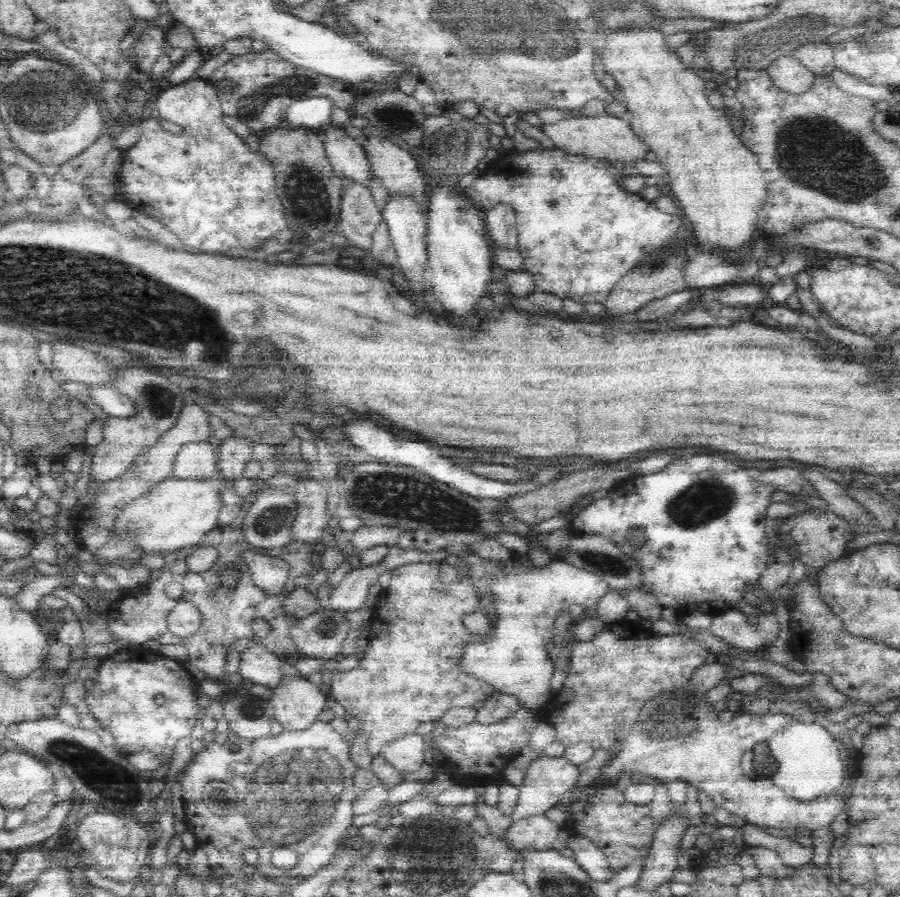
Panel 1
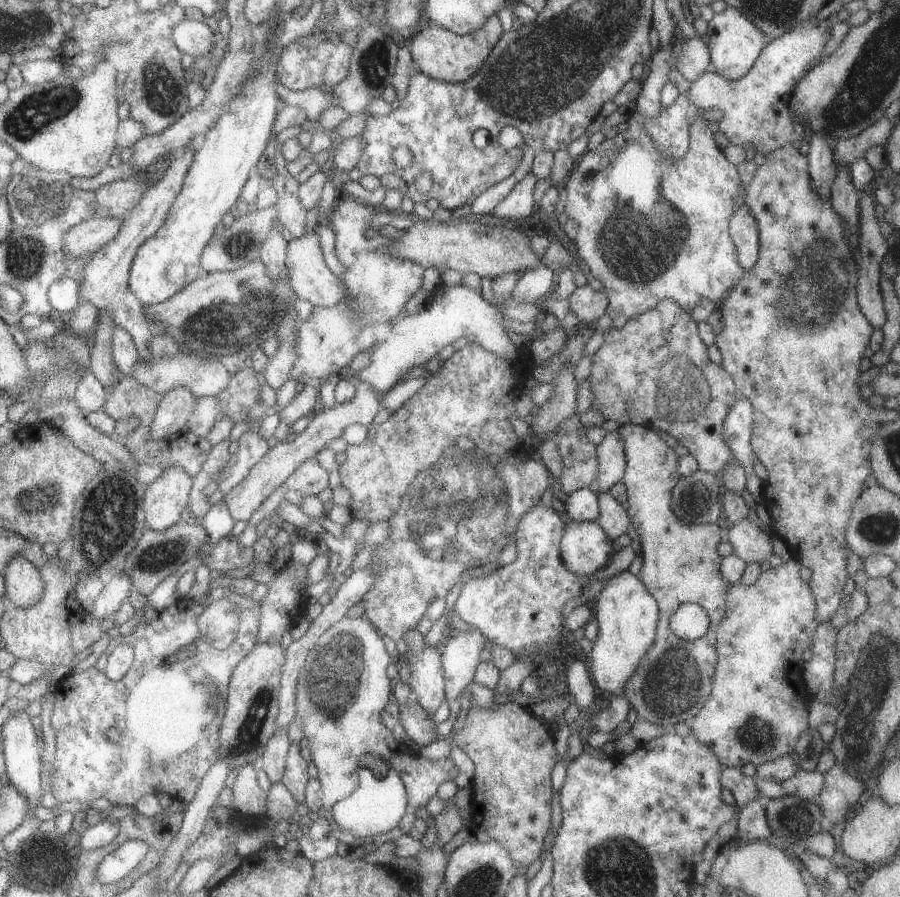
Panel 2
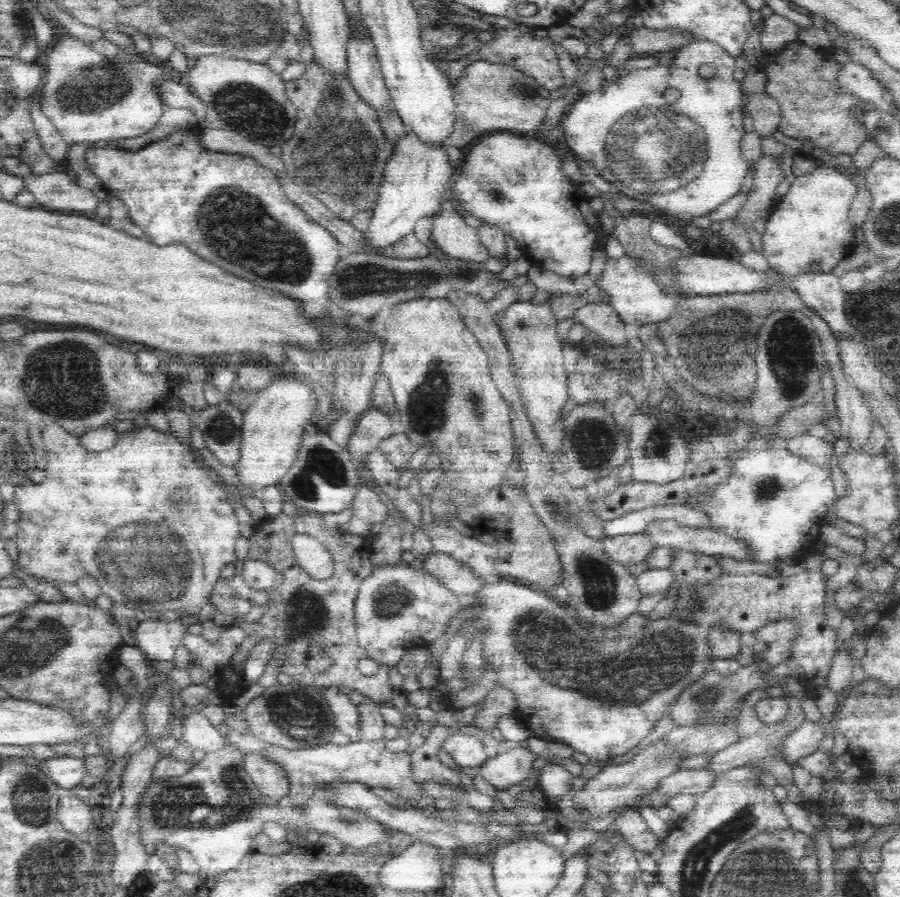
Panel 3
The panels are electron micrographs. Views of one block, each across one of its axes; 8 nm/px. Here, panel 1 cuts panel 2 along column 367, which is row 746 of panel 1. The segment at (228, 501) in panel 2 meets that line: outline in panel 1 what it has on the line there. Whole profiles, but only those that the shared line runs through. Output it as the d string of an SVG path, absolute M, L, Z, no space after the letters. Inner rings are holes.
M410 734L382 750L382 758L396 770L400 776L414 774L424 766L424 748L426 738L420 734Z

